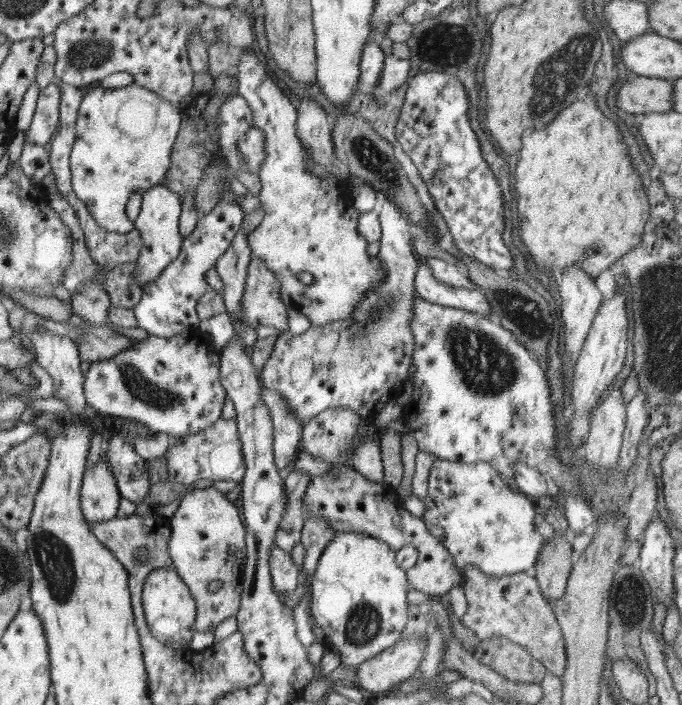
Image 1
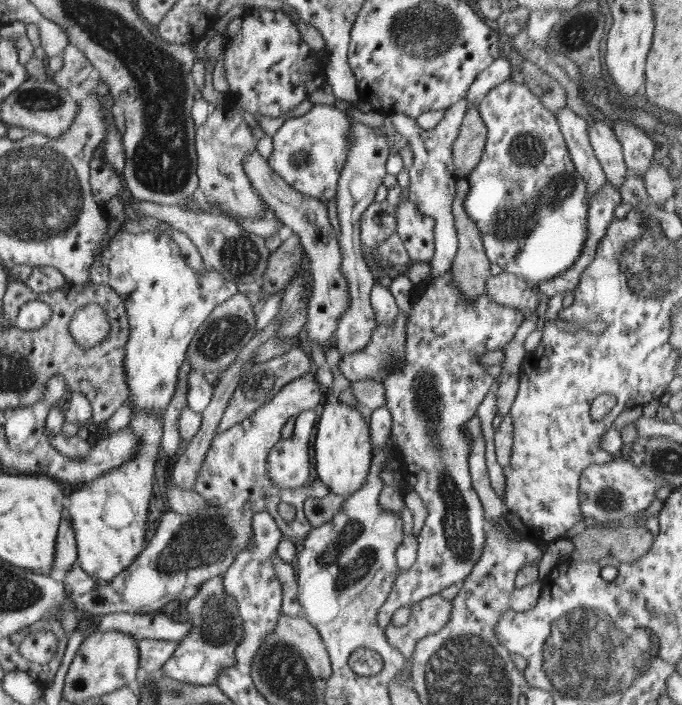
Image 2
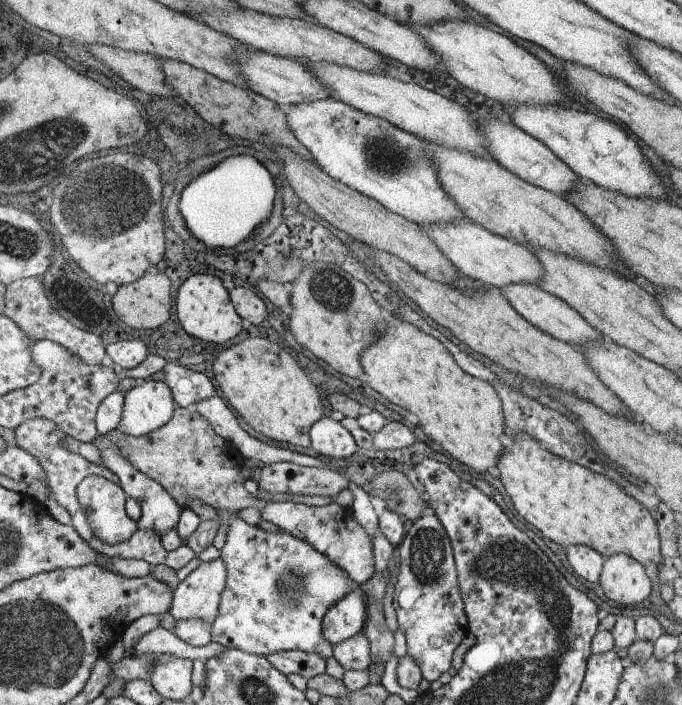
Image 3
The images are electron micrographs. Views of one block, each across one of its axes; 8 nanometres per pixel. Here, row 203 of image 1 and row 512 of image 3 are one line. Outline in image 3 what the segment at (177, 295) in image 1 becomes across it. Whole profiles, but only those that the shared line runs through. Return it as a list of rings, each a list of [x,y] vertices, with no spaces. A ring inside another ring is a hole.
[[[218,510],[218,516],[219,524],[228,523],[226,541],[224,547],[221,549],[221,558],[224,564],[226,564],[227,581],[220,599],[218,616],[216,616],[216,620],[211,624],[212,641],[220,643],[228,649],[240,649],[261,657],[275,655],[277,652],[300,650],[302,652],[320,654],[324,659],[330,658],[330,656],[334,654],[334,645],[324,636],[323,619],[326,618],[326,614],[331,606],[338,604],[340,600],[343,599],[343,596],[348,596],[350,592],[356,592],[356,590],[360,590],[363,586],[352,580],[347,570],[340,568],[340,565],[332,561],[330,557],[324,556],[323,553],[312,548],[312,545],[308,544],[307,541],[298,540],[298,538],[292,536],[291,533],[284,532],[282,529],[278,530],[278,532],[269,532],[259,526],[250,526],[250,524],[247,524],[244,520],[237,518],[236,512],[228,512],[228,510]]]

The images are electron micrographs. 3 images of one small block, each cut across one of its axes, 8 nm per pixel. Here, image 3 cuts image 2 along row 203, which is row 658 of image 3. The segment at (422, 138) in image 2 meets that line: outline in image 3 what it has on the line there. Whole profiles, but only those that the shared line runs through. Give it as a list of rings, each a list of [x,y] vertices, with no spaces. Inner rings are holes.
[[[436,514],[413,522],[402,544],[399,544],[400,570],[394,584],[394,608],[399,629],[407,640],[410,654],[422,669],[428,682],[452,668],[453,654],[470,632],[463,595],[456,580],[453,548],[447,530]]]

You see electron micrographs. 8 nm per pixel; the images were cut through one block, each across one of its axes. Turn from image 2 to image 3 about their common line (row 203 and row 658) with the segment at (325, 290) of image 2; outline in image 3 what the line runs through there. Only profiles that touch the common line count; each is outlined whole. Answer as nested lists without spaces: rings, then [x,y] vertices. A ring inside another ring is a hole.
[[[291,650],[265,657],[287,677],[300,674],[305,679],[311,679],[326,672],[326,659],[314,652]]]

